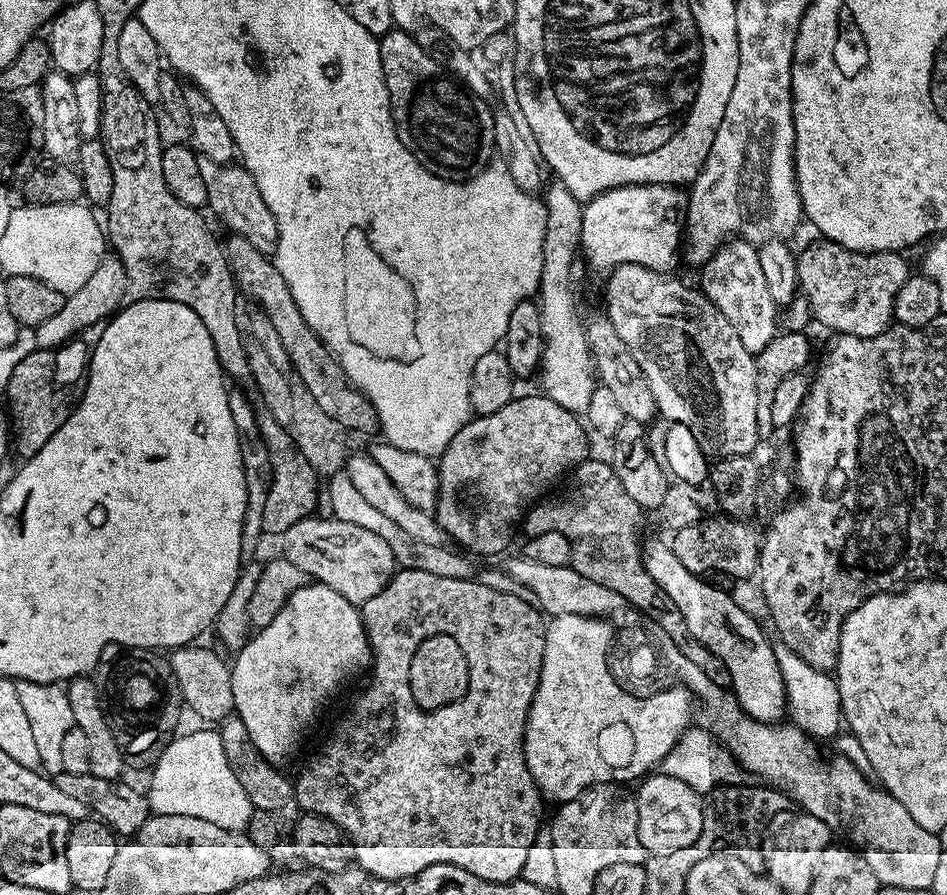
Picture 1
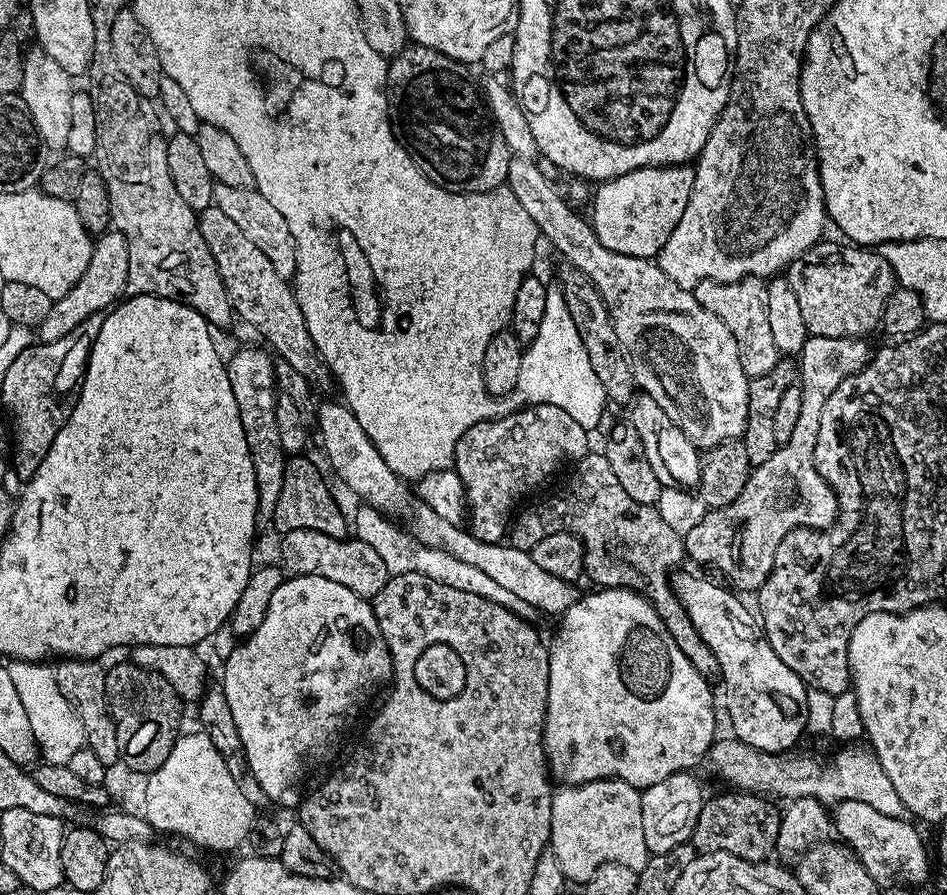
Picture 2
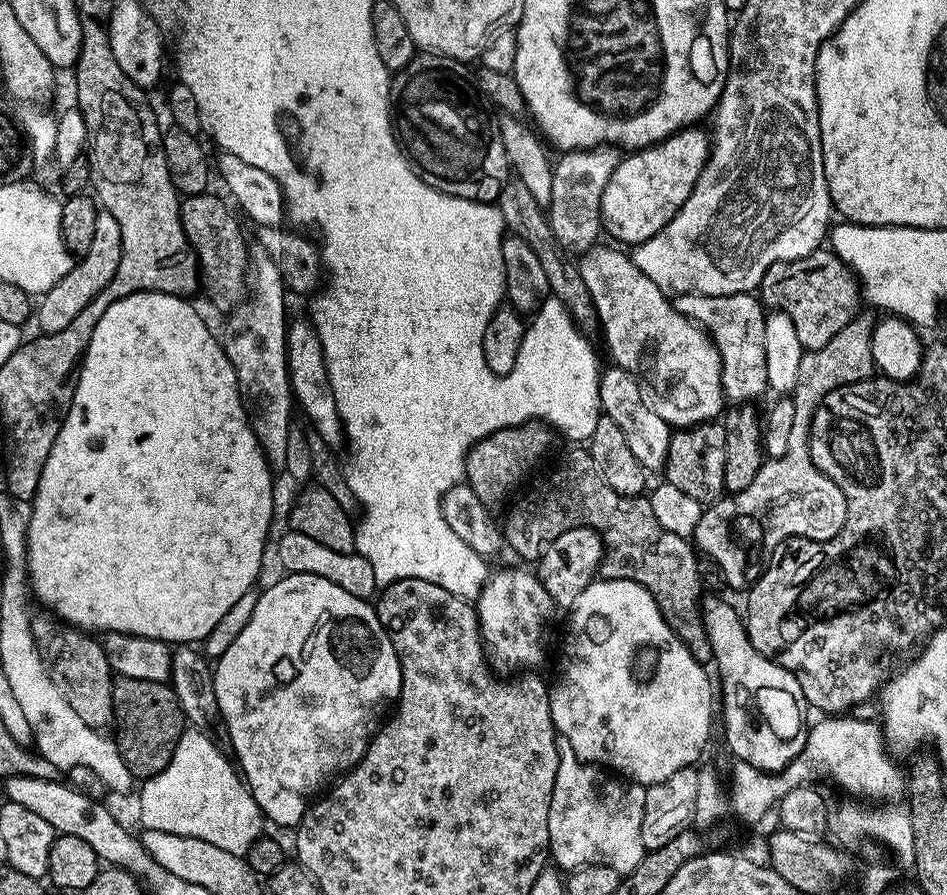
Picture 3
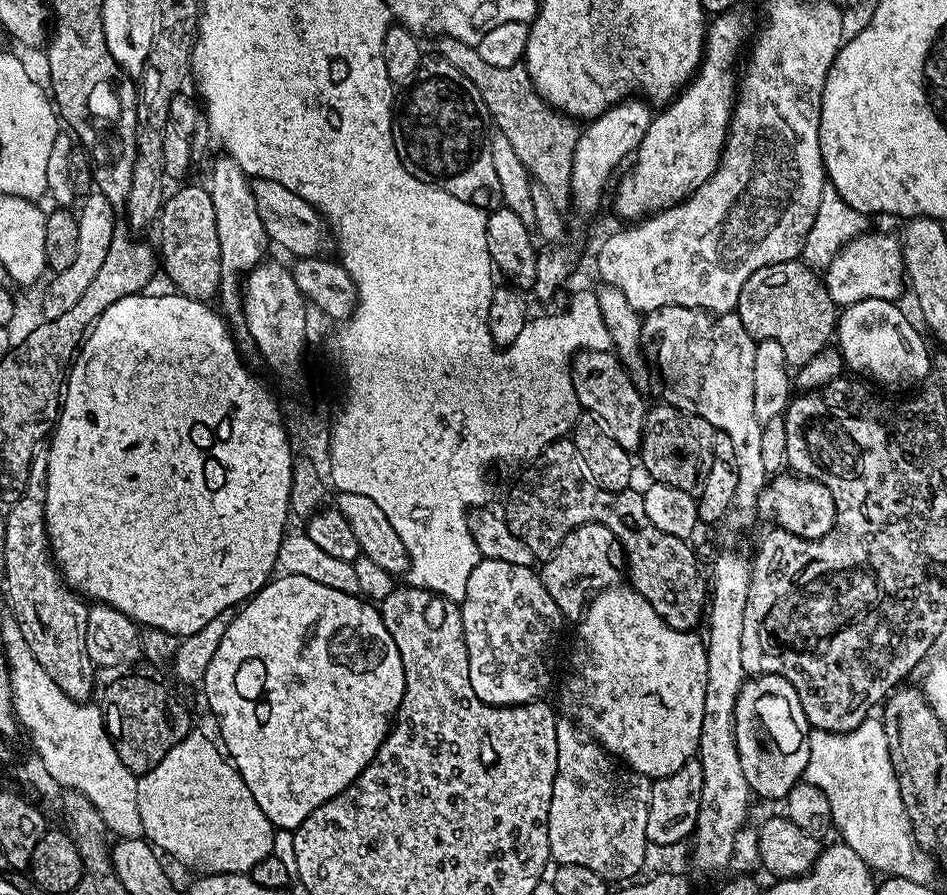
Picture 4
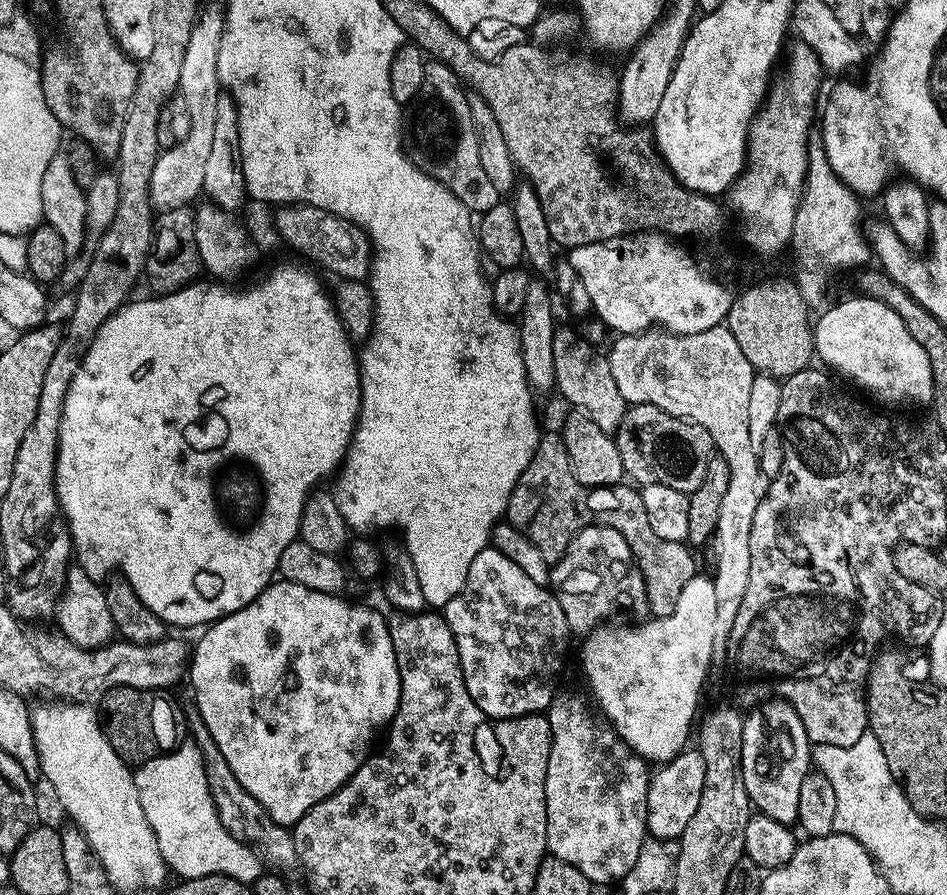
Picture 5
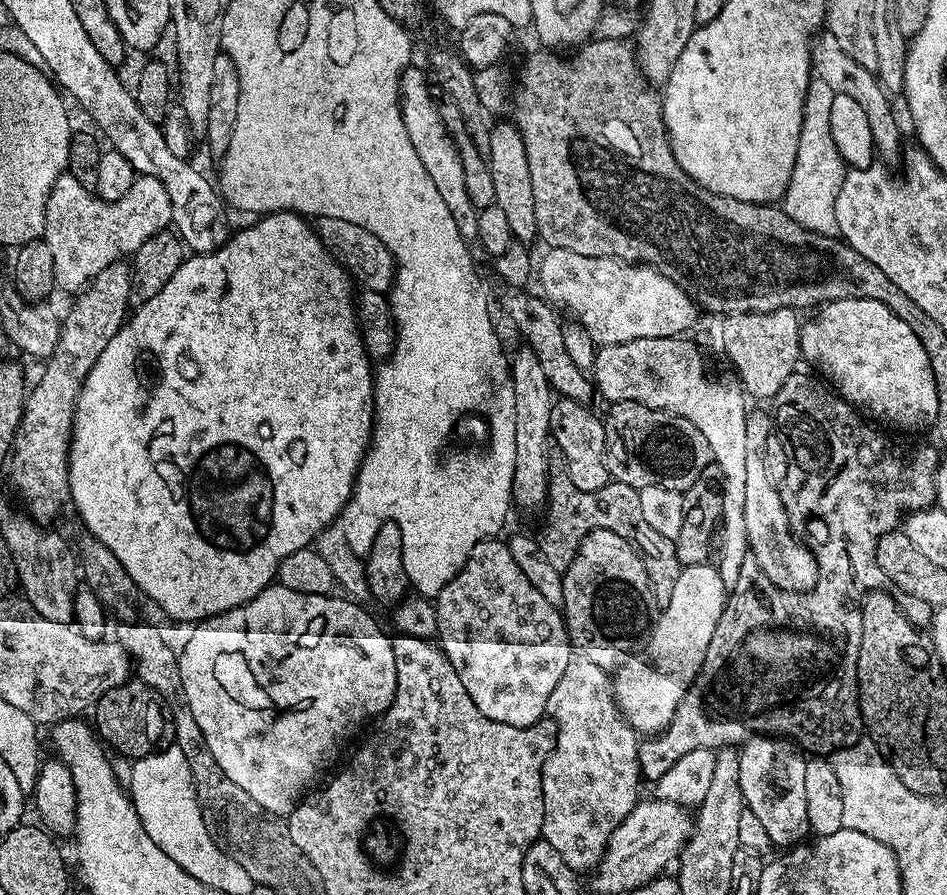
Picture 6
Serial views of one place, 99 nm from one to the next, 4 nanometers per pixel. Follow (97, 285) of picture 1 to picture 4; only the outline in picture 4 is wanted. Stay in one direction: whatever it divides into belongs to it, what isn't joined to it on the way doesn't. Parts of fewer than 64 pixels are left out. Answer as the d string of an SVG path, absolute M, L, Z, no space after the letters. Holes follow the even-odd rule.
M93 190L83 197L84 204L78 211L78 255L66 270L55 273L44 292L44 320L56 320L60 315L66 314L66 310L78 306L78 298L86 294L90 282L98 278L98 270L102 270L102 264L106 262L106 254L110 254L112 245L117 239L116 216L114 206L98 190ZM116 236L116 237L115 237Z

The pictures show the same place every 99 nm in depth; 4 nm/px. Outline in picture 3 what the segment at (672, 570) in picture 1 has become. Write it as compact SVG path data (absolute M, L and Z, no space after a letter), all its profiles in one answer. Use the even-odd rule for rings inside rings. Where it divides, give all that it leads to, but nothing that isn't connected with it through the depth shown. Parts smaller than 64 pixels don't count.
M705 599L702 611L704 625L712 643L714 664L720 667L718 692L724 695L724 736L728 739L728 748L741 764L754 766L760 772L780 772L790 766L790 762L802 754L802 746L806 746L806 725L809 723L810 709L802 694L802 686L798 686L798 678L794 678L790 670L754 650L741 613L739 616L726 601Z

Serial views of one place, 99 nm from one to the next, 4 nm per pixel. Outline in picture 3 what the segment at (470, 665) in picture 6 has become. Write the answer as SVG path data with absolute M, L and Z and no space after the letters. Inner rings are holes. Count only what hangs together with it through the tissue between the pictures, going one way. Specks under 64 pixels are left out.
M521 567L493 571L474 601L486 659L496 674L536 670L544 660L544 635L548 632L554 605L539 575L535 571L527 572L527 567Z

